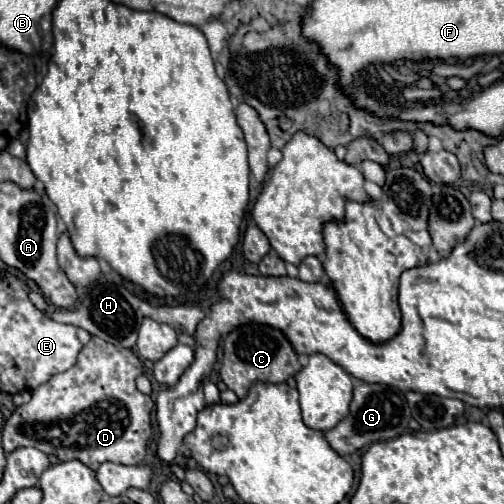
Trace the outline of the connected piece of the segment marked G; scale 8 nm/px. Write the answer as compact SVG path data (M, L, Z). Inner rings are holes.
M360 383L354 389L350 415L344 421L340 421L340 425L336 425L336 429L330 429L326 433L326 439L328 439L330 447L336 449L340 455L348 455L364 445L394 439L394 437L406 433L408 421L410 421L410 407L408 407L402 391L388 387L388 385ZM380 393L382 393L382 397L380 397Z

